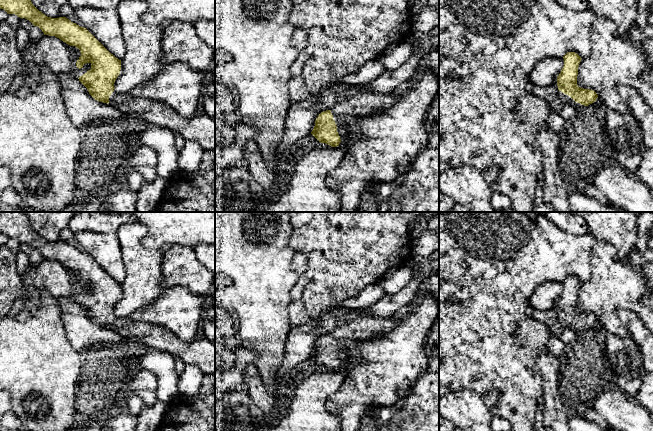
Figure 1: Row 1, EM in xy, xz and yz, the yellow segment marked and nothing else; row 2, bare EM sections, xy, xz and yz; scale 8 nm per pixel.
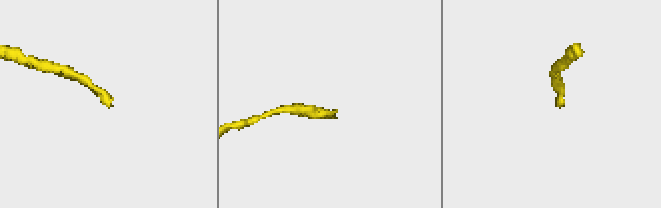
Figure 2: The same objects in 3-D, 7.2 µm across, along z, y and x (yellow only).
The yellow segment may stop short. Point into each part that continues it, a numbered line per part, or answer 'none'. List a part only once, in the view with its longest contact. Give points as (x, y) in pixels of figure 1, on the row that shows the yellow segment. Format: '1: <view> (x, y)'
1: yz (564, 98)

